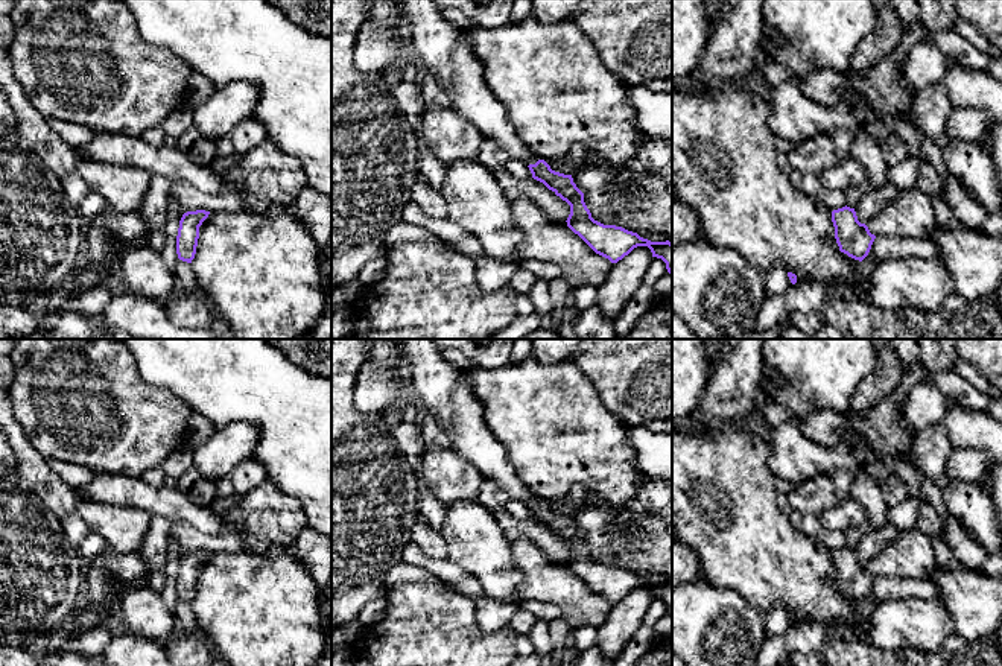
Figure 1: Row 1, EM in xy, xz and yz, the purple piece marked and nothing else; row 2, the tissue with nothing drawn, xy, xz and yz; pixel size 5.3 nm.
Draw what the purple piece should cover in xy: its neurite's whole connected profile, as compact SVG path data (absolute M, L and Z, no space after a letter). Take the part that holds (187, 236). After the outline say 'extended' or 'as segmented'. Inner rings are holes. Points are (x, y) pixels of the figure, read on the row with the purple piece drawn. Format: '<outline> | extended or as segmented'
M196 210L187 211L179 220L178 236L176 236L176 254L178 258L192 263L196 254L199 227L208 217L210 211Z | as segmented

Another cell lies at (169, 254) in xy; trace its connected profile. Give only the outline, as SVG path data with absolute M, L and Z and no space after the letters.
M167 237L167 242L160 254L161 254L166 266L175 274L176 263L179 260L178 254L176 254L176 239Z

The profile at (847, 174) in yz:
M853 157L844 158L838 164L821 170L818 175L829 189L844 193L855 187L870 186L867 169Z

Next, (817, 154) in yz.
M858 128L850 132L833 131L820 134L815 138L803 140L794 144L788 158L794 169L800 172L817 172L838 164L850 157L851 143L858 134Z

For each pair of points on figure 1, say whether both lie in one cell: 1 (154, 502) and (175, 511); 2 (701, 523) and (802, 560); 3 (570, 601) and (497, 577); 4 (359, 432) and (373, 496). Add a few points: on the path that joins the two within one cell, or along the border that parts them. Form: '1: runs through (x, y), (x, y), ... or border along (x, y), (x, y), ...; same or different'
1: runs through (158, 502), (166, 502), (171, 507); same
2: runs through (726, 525), (730, 525), (767, 560), (777, 560); same
3: border along (510, 549), (522, 577), (517, 593), (523, 598); different
4: runs through (359, 447), (368, 459), (368, 481); same

